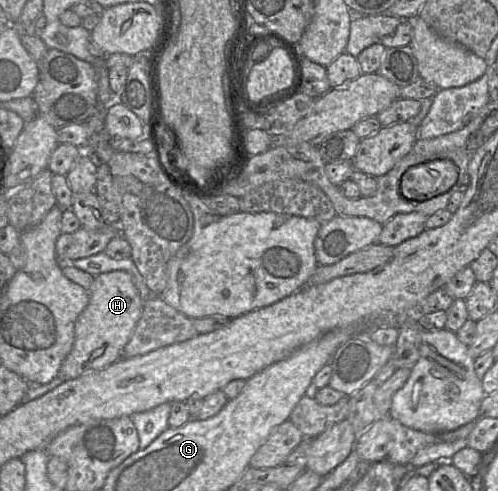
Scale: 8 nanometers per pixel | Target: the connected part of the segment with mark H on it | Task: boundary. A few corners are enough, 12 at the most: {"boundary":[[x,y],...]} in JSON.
{"boundary":[[129,273],[94,276],[64,381],[116,362],[144,302]]}

